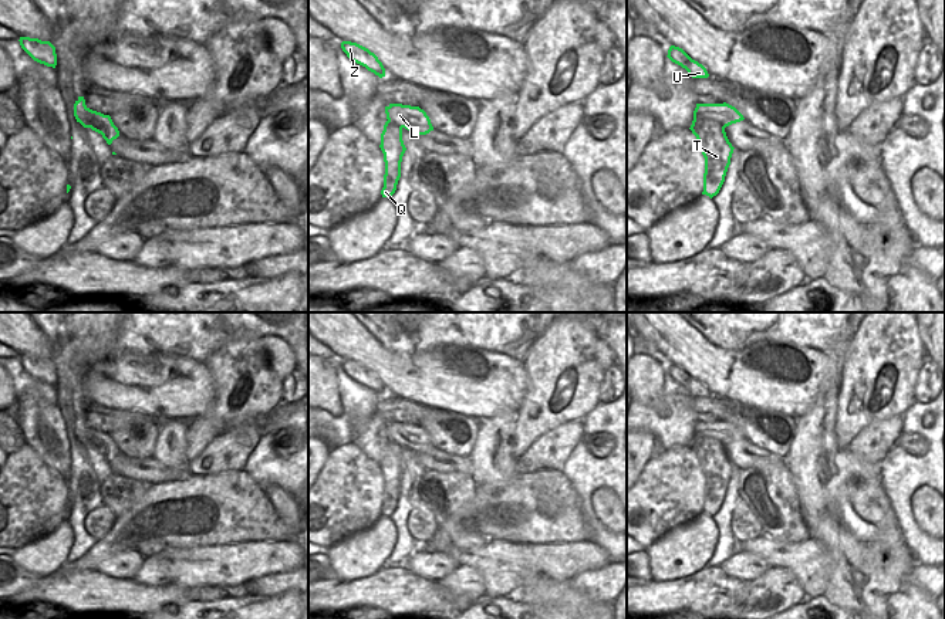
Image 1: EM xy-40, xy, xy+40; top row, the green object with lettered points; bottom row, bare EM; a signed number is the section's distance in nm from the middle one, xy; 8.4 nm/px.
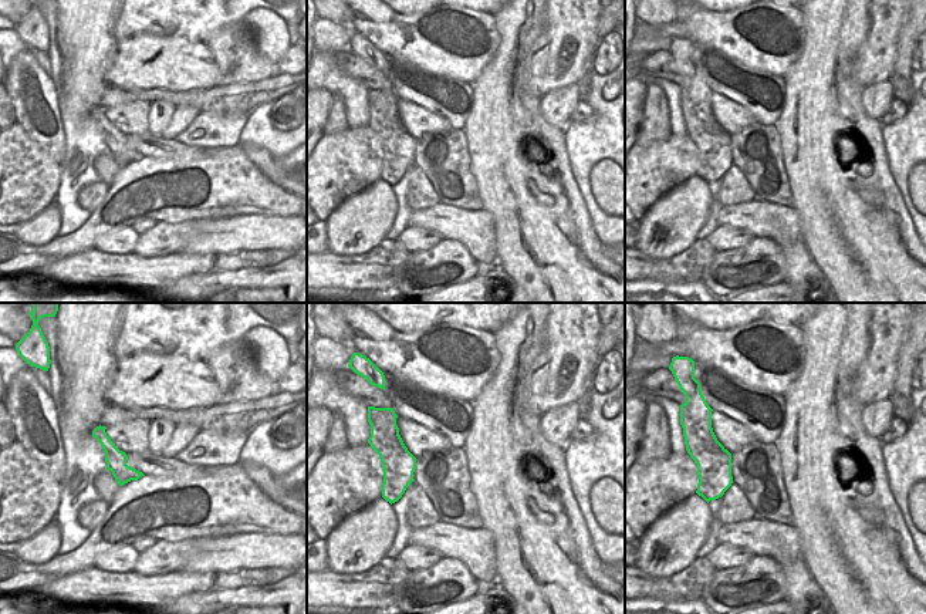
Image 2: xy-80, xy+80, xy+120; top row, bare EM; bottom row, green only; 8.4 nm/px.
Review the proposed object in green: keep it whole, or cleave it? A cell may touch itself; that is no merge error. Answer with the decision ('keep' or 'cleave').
cleave

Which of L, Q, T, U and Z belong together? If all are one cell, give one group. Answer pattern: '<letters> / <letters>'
L / Q T U Z

